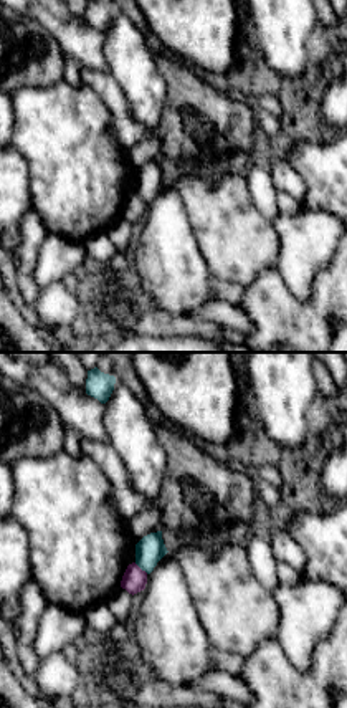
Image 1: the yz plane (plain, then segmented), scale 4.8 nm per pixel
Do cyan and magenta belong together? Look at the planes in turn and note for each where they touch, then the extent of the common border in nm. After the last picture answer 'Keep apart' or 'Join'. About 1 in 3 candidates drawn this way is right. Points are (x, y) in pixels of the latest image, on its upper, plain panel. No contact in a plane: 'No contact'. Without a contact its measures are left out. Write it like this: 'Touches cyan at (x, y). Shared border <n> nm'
Touches cyan at (141, 197). Shared border 90 nm

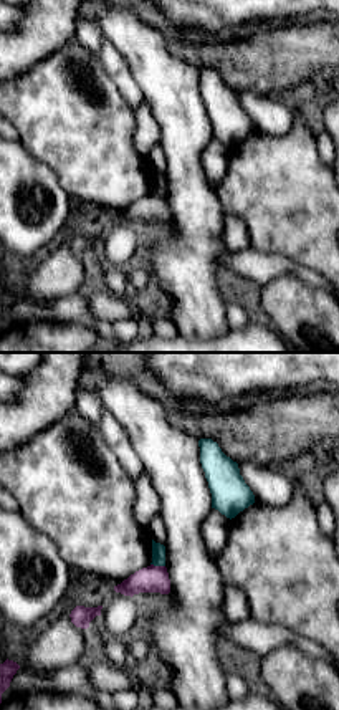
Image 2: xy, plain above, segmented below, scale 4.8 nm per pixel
Touches cyan at (157, 194). Shared border 70 nm

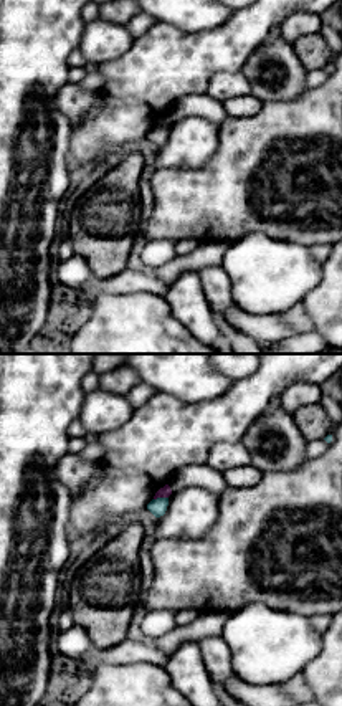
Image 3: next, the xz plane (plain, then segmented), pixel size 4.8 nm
Touches cyan at (161, 128). Shared border 70 nm

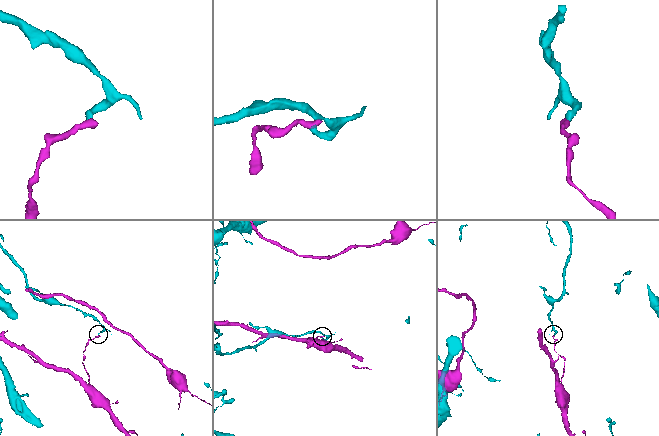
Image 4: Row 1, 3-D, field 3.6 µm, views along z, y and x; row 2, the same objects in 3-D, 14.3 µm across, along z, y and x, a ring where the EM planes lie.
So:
Keep apart

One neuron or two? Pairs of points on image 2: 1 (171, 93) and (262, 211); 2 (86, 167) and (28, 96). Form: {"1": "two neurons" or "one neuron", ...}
{"1": "two neurons", "2": "one neuron"}

